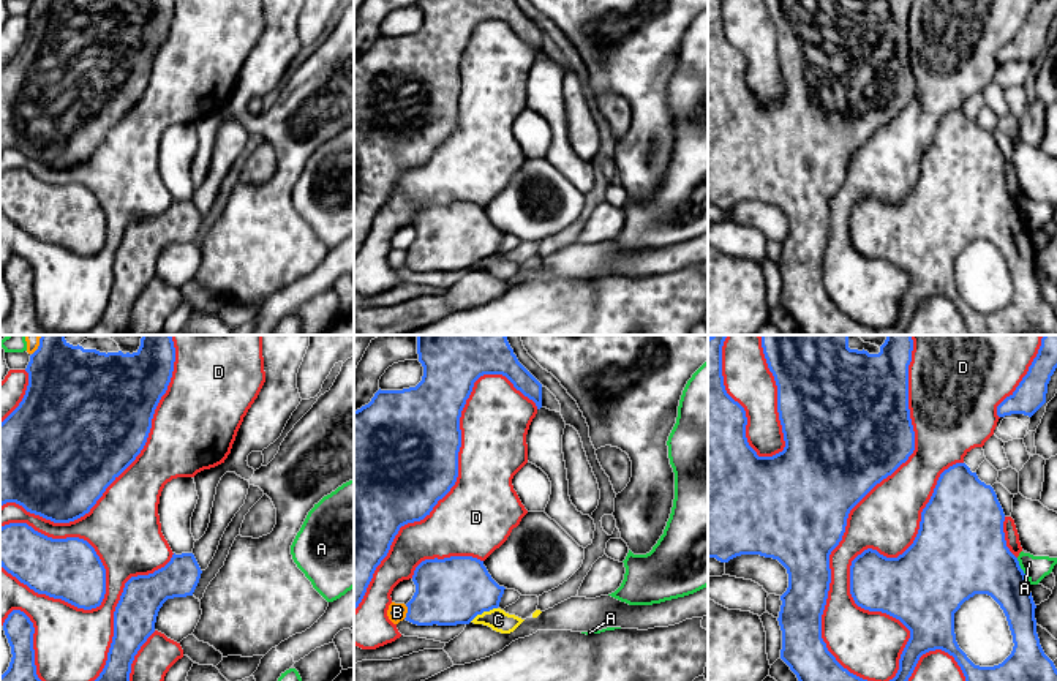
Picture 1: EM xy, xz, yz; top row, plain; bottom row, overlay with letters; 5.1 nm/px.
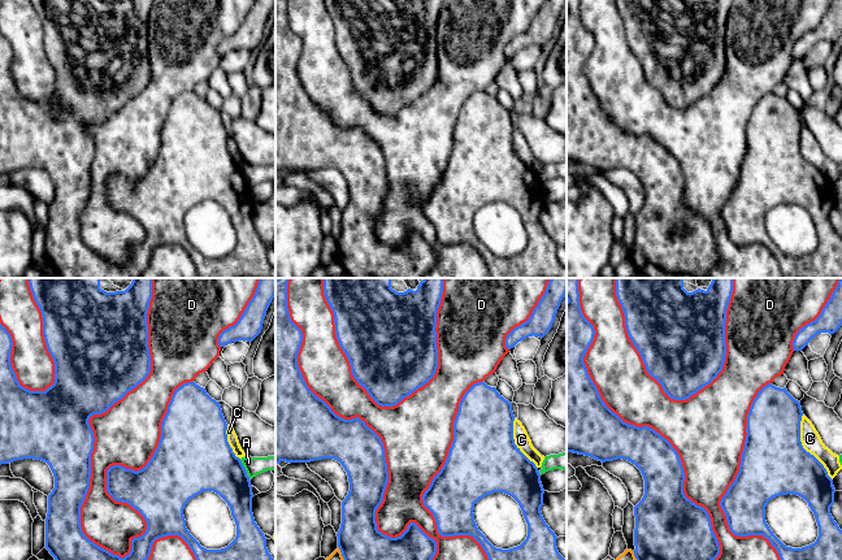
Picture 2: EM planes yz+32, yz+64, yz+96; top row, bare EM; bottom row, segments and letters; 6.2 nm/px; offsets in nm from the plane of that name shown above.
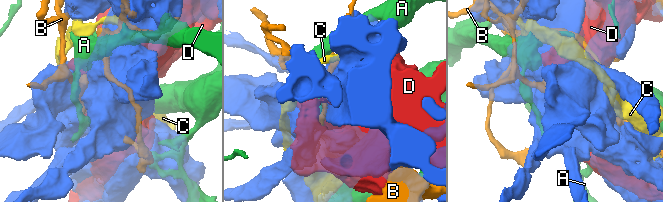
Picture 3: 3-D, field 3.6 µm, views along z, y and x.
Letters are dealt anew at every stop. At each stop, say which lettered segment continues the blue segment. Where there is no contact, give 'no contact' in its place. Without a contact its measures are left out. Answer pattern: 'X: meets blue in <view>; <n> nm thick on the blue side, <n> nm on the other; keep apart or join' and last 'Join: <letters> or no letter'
A: meets blue in yz; 360 nm thick on the blue side, 120 nm on the other; keep apart
B: meets blue in xz; 340 nm thick on the blue side, 100 nm on the other; keep apart
C: meets blue in xz; 340 nm thick on the blue side, 110 nm on the other; keep apart
D: meets blue in yz; 500 nm thick on the blue side, 320 nm on the other; keep apart
Join: no letter

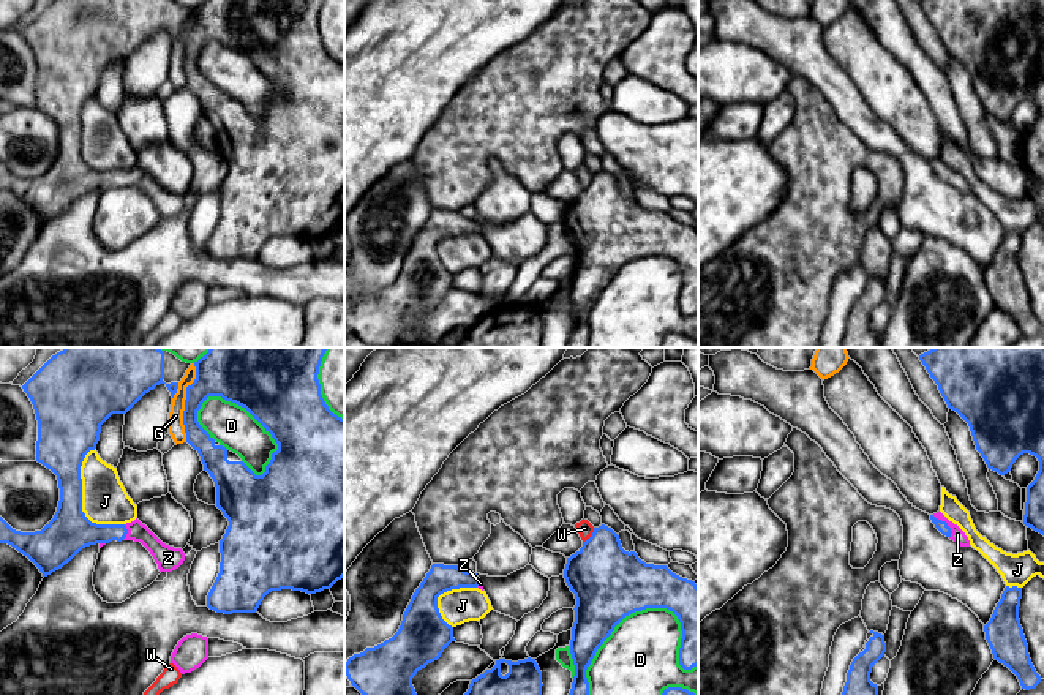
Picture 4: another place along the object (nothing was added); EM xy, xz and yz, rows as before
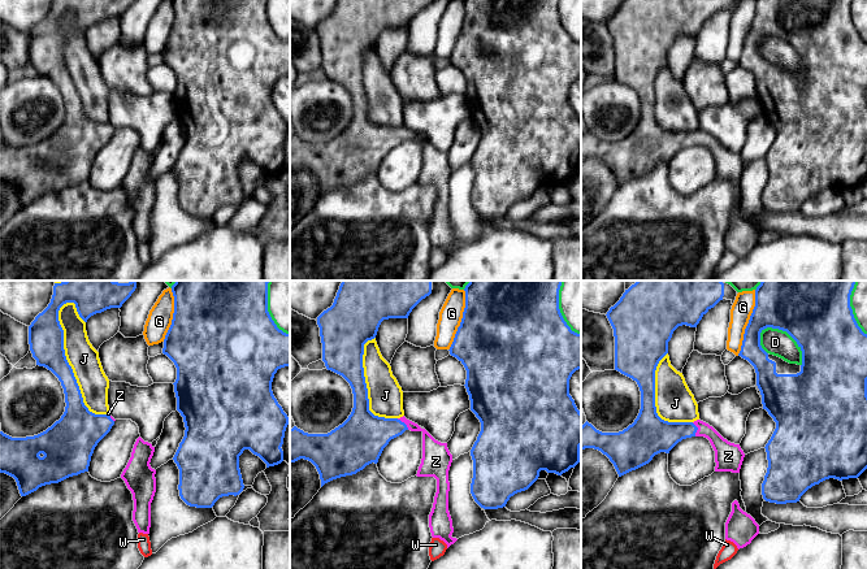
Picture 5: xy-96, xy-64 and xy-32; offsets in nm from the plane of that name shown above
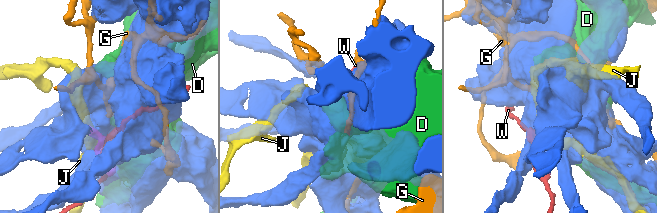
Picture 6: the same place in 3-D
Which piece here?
D: meets blue in xz; 360 nm thick on the blue side, 400 nm on the other; keep apart
G: meets blue in xy; 220 nm thick on the blue side, 80 nm on the other; keep apart
J: meets blue in xy; 220 nm thick on the blue side, 240 nm on the other; keep apart
W: meets blue in xz; 360 nm thick on the blue side, 80 nm on the other; keep apart
Z: meets blue in yz; 60 nm thick on the blue side, 70 nm on the other; join
Join: Z

